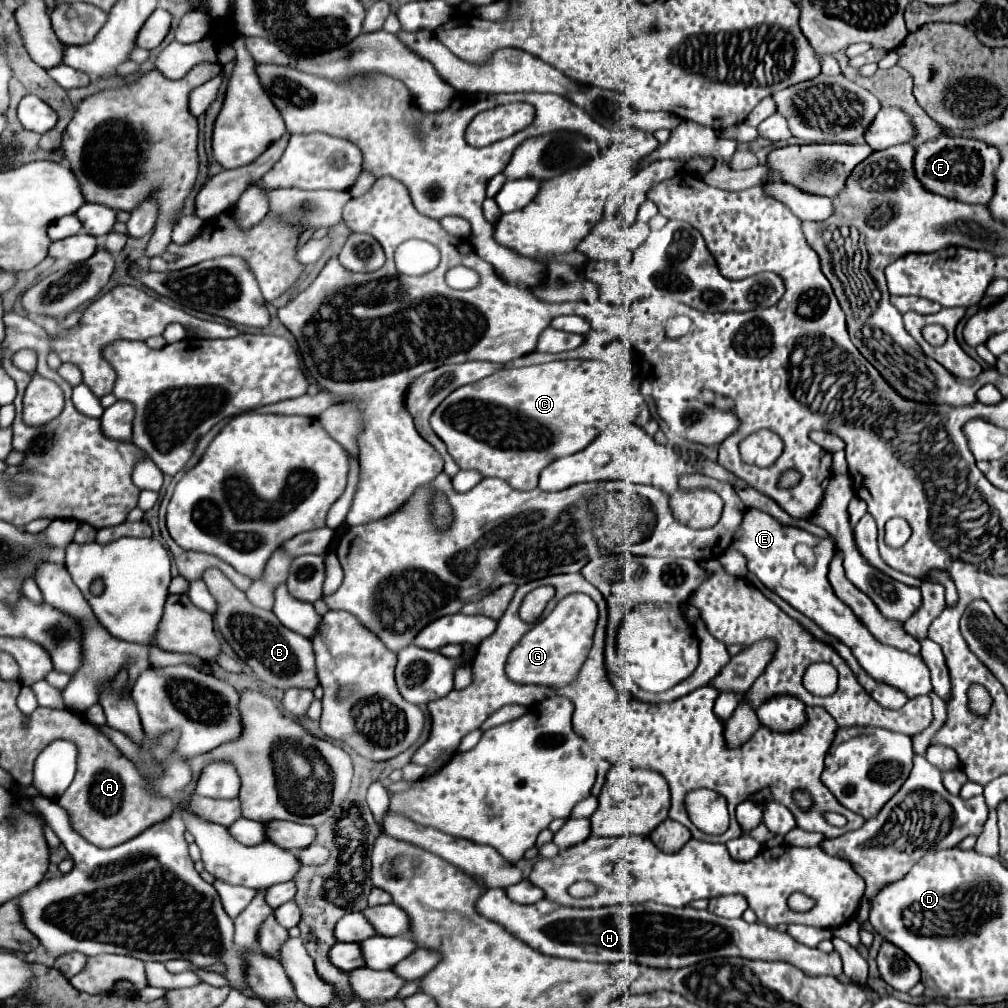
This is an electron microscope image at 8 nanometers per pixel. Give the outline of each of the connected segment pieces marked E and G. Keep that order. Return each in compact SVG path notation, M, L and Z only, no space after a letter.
M748 508L740 524L740 530L736 530L736 538L732 540L730 548L744 554L748 572L752 572L768 590L772 590L782 600L786 600L792 608L796 608L798 612L814 620L822 630L840 638L842 644L850 646L860 666L874 680L894 686L896 690L904 692L908 698L916 698L932 692L930 670L924 664L924 660L920 656L912 656L892 646L884 646L876 642L876 638L872 638L868 628L832 592L832 586L826 578L828 564L834 556L834 542L830 538L818 538L798 526L780 524L776 518L772 518L762 510Z
M586 594L564 596L556 604L556 608L546 618L538 620L534 628L528 634L524 634L524 638L510 652L506 662L508 678L520 684L542 684L542 686L570 684L588 656L596 620L598 608L592 602L592 598L588 598Z

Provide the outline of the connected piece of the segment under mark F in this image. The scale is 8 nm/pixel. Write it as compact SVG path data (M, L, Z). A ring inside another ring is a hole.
M942 134L936 140L918 146L914 164L918 180L930 192L970 204L988 204L996 186L996 168L1000 166L1000 152L998 148L978 138Z

